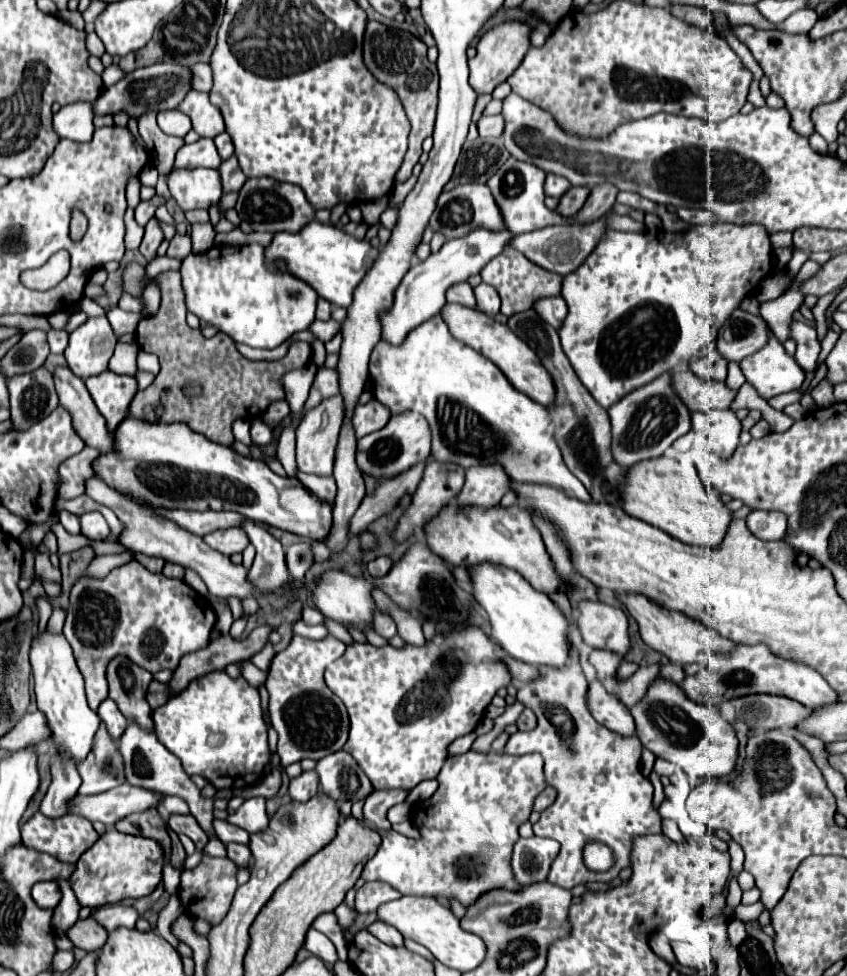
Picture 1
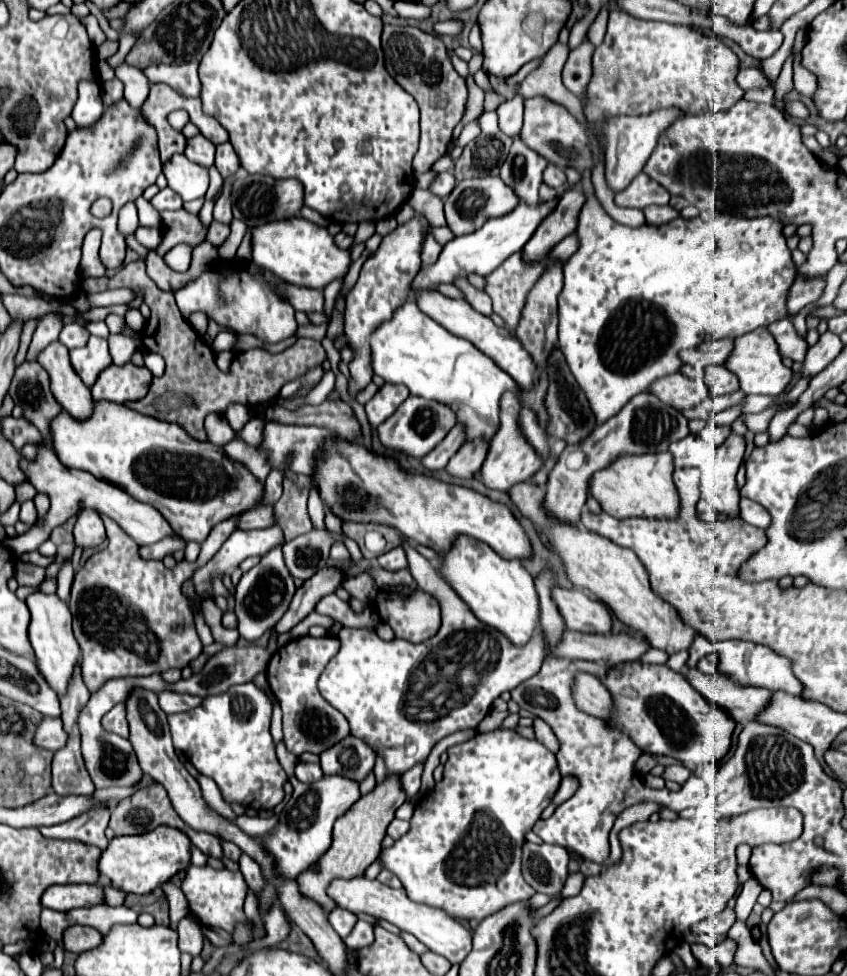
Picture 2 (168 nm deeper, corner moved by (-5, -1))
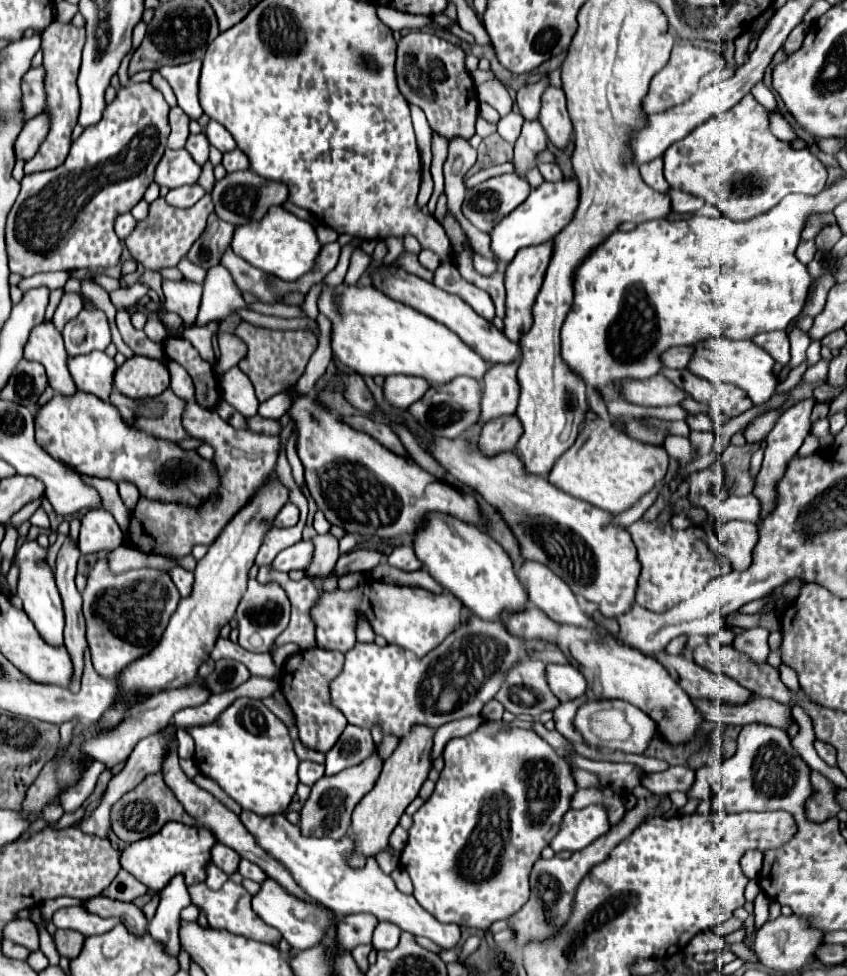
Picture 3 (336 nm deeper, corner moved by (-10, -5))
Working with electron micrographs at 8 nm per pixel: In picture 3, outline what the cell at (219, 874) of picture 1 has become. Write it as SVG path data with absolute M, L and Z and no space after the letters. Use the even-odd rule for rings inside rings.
M227 881L219 891L211 891L205 883L195 883L189 887L189 895L193 899L193 905L201 907L207 913L209 925L215 929L227 929L231 933L243 935L247 939L255 939L261 943L269 943L273 947L277 947L277 943L281 941L281 933L273 927L269 927L265 921L261 921L255 911L251 909L251 895L241 887L235 885L233 881Z

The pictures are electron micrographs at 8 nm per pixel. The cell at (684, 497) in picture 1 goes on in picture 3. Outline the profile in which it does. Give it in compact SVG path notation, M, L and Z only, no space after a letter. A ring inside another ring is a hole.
M591 391L589 400L597 419L583 423L577 441L555 461L547 481L563 493L619 515L637 503L639 497L651 491L659 479L665 477L669 469L669 455L663 447L657 449L655 445L645 445L643 441L613 429L604 399L597 391Z

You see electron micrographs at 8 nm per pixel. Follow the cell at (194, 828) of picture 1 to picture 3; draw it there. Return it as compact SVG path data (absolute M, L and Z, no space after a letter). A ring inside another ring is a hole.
M217 843L217 845L213 847L213 851L211 851L211 859L213 859L213 863L215 863L219 869L223 869L227 875L231 875L231 873L235 873L235 871L239 869L241 855L235 853L231 847Z

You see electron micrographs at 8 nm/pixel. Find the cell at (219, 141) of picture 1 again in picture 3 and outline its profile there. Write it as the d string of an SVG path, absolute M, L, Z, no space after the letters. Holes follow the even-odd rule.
M235 149L235 151L223 155L223 165L225 165L225 169L227 169L229 173L233 173L233 171L249 169L249 159L247 159L247 155L245 155L243 151Z

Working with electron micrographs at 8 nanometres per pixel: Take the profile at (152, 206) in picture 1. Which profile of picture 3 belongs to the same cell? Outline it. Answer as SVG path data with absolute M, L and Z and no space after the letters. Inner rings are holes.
M183 185L183 187L175 187L167 193L165 201L169 205L175 205L175 207L191 207L195 205L201 197L205 195L205 189L199 187L199 185Z

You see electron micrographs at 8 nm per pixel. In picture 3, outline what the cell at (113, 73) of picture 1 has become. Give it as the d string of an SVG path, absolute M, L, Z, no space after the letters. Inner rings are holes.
M195 59L185 65L175 65L175 67L163 67L159 73L169 81L177 95L179 107L191 117L199 119L203 115L203 109L197 99L197 81L199 81L199 71L201 71L202 61Z

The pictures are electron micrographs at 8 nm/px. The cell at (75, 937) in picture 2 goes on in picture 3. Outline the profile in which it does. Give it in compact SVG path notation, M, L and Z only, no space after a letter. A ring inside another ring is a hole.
M57 929L55 935L53 935L53 941L55 941L55 947L59 951L59 955L67 957L67 959L75 959L83 947L83 935L81 933L75 933L75 931L63 931L63 929Z

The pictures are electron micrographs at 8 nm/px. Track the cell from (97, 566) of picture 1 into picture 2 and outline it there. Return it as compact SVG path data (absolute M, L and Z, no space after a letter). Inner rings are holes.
M160 541L158 545L140 547L140 557L142 559L164 559L168 553L176 549L184 549L184 545L178 545L178 541Z

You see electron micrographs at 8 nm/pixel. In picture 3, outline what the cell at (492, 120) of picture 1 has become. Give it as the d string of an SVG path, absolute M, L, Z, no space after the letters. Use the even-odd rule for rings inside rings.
M549 75L543 77L537 83L525 85L517 91L517 105L521 109L521 115L525 119L537 119L539 115L539 107L541 107L541 95L543 91L549 87Z

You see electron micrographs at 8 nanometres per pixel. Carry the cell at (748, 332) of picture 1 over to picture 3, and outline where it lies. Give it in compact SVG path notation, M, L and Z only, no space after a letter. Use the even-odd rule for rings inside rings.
M671 347L661 355L661 363L671 369L683 369L687 367L691 353L693 353L691 347Z

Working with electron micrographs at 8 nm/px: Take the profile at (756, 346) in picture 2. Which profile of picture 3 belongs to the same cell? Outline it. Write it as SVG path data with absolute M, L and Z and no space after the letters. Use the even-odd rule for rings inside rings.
M707 339L695 343L695 351L687 369L697 377L703 377L711 383L731 383L741 387L755 405L767 403L777 387L777 377L773 373L773 359L763 353L753 341L731 341L731 339Z

